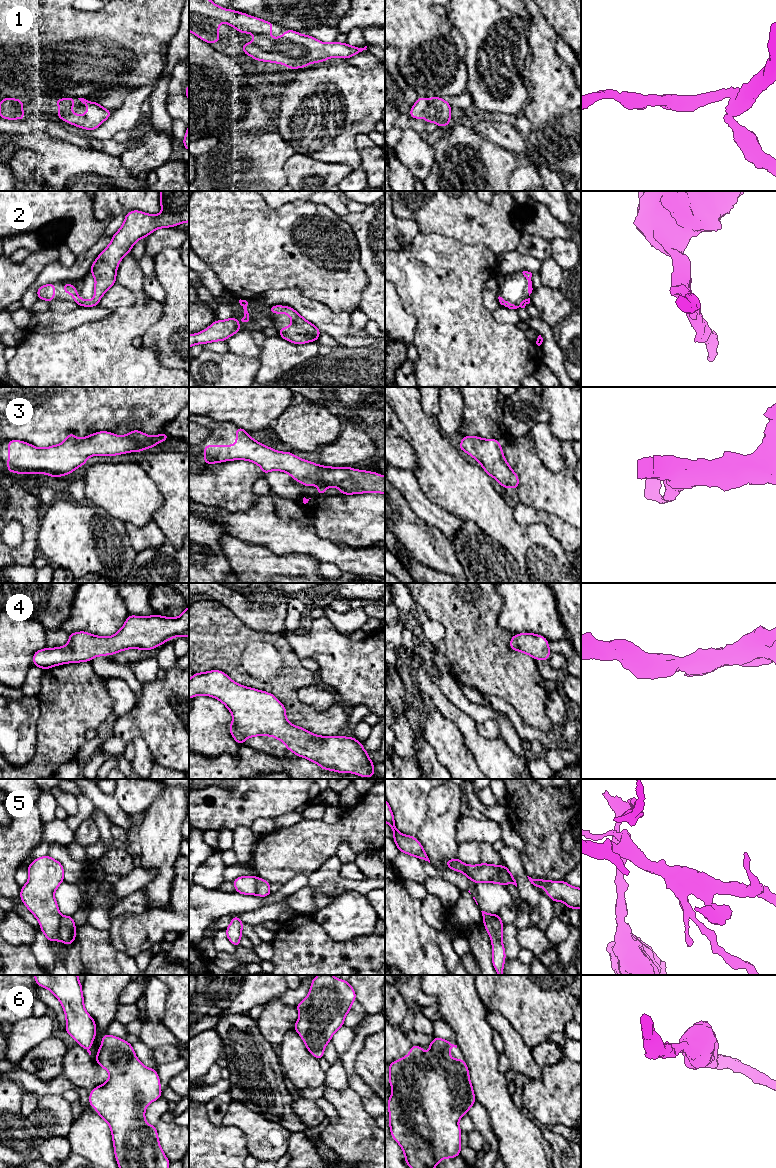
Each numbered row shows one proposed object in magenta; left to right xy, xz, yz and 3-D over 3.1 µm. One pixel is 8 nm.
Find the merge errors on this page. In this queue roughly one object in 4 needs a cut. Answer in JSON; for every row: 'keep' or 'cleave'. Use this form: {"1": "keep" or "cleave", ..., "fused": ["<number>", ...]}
{"1": "keep", "2": "keep", "3": "keep", "4": "keep", "5": "cleave", "6": "keep", "fused": ["5"]}

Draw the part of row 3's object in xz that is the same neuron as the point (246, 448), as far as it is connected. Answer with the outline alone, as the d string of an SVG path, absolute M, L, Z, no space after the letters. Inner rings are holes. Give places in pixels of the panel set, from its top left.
M238 426L235 445L204 446L204 464L231 460L251 461L261 467L263 474L274 470L286 472L308 487L318 485L317 495L324 494L327 487L339 488L340 493L345 495L385 494L385 476L351 467L326 467L300 459L290 452L276 451L257 442Z

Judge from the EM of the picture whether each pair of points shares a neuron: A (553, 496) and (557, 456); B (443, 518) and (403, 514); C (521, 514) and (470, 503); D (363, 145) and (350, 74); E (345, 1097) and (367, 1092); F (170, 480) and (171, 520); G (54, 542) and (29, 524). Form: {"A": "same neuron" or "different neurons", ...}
{"A": "different neurons", "B": "different neurons", "C": "different neurons", "D": "different neurons", "E": "different neurons", "F": "same neuron", "G": "different neurons"}

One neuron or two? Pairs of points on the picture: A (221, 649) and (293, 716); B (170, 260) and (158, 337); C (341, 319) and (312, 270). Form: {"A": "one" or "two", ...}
{"A": "one", "B": "one", "C": "two"}

